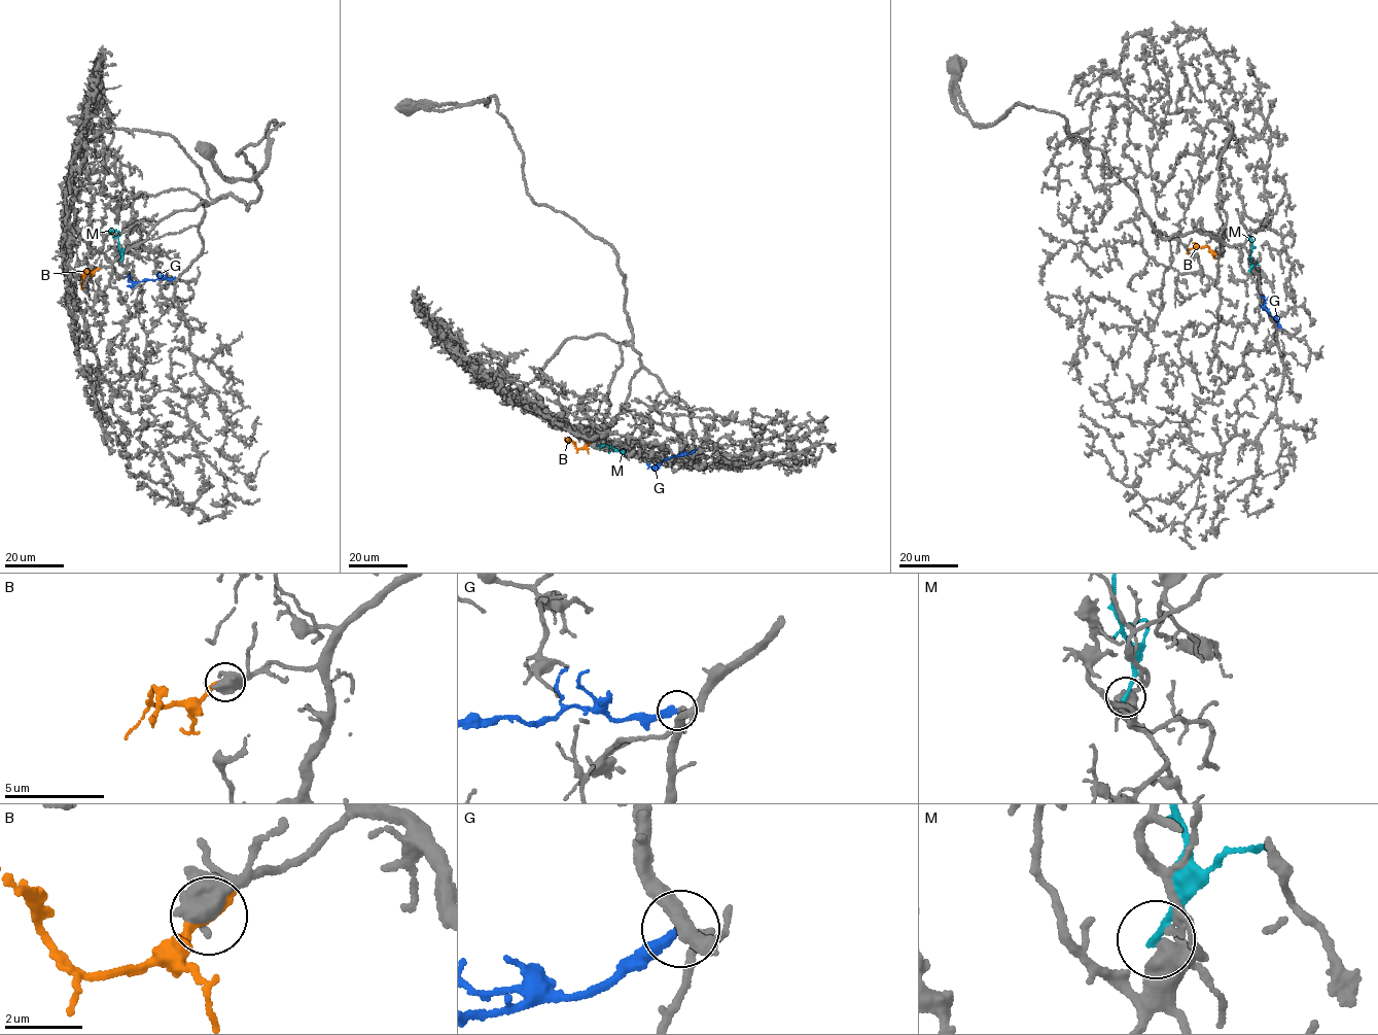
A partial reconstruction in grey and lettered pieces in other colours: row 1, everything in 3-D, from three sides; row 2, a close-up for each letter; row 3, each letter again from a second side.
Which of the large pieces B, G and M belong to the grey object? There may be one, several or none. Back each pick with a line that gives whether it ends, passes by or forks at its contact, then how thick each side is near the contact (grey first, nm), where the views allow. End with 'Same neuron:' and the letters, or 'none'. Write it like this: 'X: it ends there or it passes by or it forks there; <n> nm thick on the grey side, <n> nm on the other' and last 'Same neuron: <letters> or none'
Same neuron: none

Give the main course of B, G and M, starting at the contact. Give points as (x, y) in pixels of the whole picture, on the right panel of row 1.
B: (1215, 253), (1207, 245), (1192, 248), (1187, 254)
G: (1280, 328), (1266, 310), (1261, 296)
M: (1249, 271), (1252, 244), (1247, 236)

